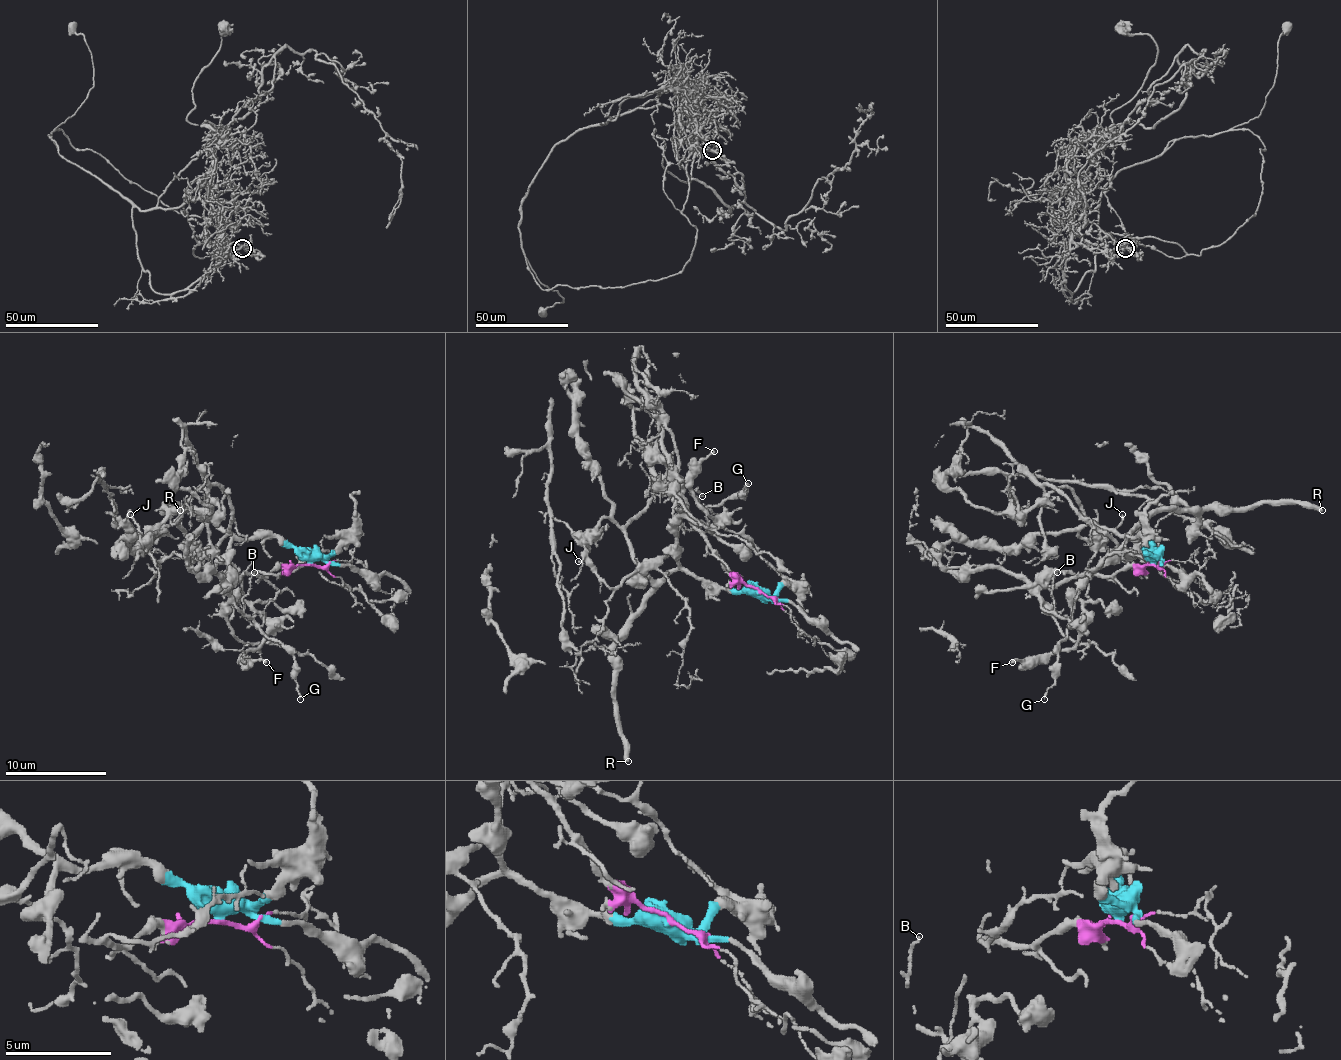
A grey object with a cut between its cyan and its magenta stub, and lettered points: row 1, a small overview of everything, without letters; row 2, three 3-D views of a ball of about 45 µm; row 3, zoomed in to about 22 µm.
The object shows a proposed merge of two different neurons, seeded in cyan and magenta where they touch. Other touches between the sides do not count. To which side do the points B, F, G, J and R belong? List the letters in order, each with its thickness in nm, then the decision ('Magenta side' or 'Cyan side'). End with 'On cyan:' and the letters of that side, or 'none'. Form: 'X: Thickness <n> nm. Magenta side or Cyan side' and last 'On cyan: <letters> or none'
B: Thickness 110 nm. Magenta side
F: Thickness 200 nm. Cyan side
G: Thickness 130 nm. Magenta side
J: Thickness 150 nm. Cyan side
R: Thickness 360 nm. Cyan side
On cyan: F, J, R

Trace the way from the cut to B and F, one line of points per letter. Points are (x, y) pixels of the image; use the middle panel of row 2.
B: (758, 591), (713, 550), (674, 481), (679, 479), (692, 494), (702, 496)
F: (758, 591), (705, 586), (679, 563), (677, 519), (710, 524), (715, 519), (695, 496), (692, 476), (715, 451)

